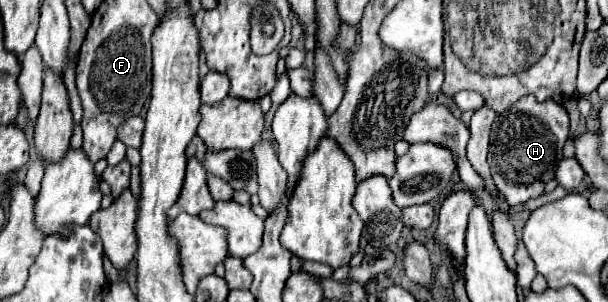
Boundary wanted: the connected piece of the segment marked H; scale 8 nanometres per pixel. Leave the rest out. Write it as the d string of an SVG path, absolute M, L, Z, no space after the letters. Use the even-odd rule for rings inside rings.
M524 96L520 102L496 116L490 134L488 164L492 178L510 208L524 204L528 198L544 194L546 182L554 178L554 170L562 160L562 148L568 140L570 116L556 100L538 102Z

